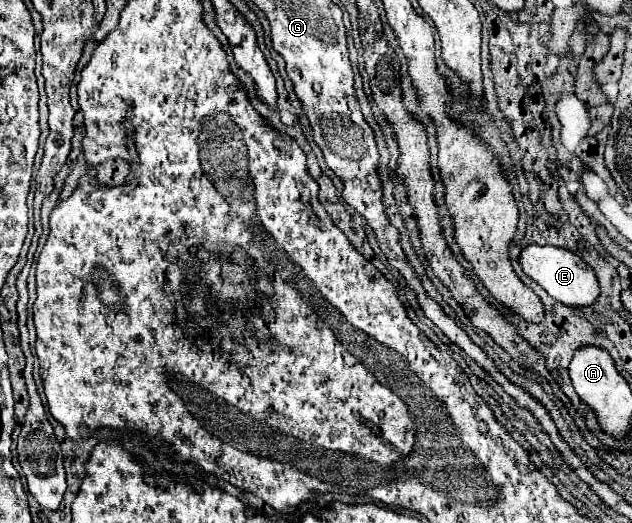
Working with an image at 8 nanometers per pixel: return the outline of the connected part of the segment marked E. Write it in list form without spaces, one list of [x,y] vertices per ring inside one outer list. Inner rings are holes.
[[[531,243],[521,249],[519,263],[521,263],[521,269],[525,271],[525,275],[529,275],[533,281],[537,281],[553,299],[557,299],[569,307],[589,305],[599,295],[597,277],[593,275],[593,269],[583,259],[577,259],[577,255],[573,255],[571,251],[563,251],[553,245],[541,247],[541,245]]]

